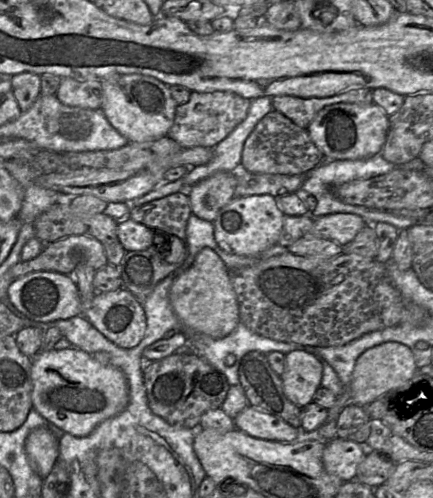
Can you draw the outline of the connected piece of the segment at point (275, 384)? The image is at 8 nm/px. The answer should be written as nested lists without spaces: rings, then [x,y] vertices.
[[[258,351],[245,354],[240,361],[238,375],[250,406],[300,428],[302,409],[284,395],[282,380],[270,367],[267,355]]]

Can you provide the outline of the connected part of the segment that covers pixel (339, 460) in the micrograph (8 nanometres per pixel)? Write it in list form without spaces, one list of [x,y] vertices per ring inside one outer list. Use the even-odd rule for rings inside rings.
[[[335,437],[325,444],[322,462],[325,470],[343,482],[355,480],[366,448],[356,442]]]

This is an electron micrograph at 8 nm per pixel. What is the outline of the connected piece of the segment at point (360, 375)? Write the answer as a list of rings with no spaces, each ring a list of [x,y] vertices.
[[[384,342],[363,352],[357,359],[349,386],[351,402],[366,407],[385,393],[403,385],[417,373],[411,349],[399,342]]]

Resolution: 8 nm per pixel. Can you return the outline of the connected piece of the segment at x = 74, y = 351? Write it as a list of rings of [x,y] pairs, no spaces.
[[[79,348],[41,350],[31,358],[31,380],[33,409],[76,437],[89,435],[101,422],[123,411],[129,402],[125,374],[111,364],[100,364]]]

